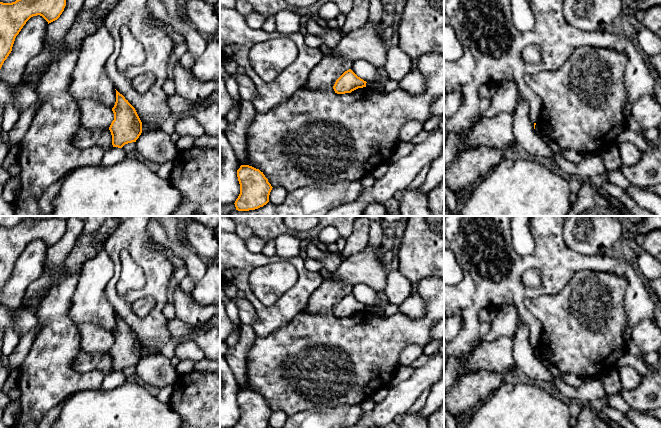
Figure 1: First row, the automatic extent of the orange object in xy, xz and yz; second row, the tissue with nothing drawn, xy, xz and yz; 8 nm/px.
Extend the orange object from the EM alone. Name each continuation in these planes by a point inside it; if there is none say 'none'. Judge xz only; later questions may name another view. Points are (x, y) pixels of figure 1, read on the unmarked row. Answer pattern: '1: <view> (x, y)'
none

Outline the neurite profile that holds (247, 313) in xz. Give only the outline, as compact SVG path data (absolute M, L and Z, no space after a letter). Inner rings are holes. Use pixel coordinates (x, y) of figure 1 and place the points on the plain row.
M237 297L232 299L238 306L241 324L248 324L253 326L257 321L256 312L253 305L247 299L239 299Z

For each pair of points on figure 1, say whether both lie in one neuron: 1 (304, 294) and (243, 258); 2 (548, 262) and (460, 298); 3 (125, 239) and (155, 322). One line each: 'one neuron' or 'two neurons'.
1: one neuron
2: one neuron
3: one neuron

